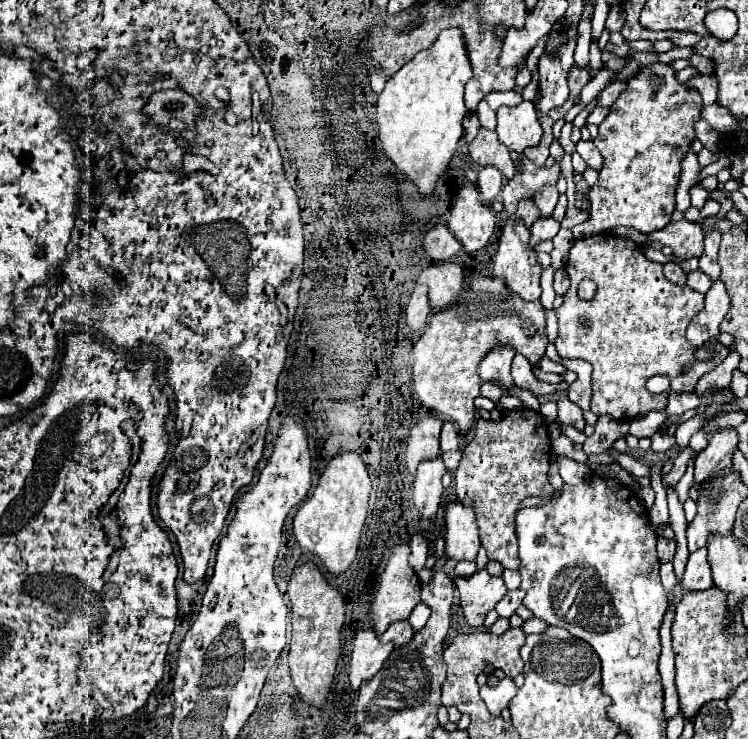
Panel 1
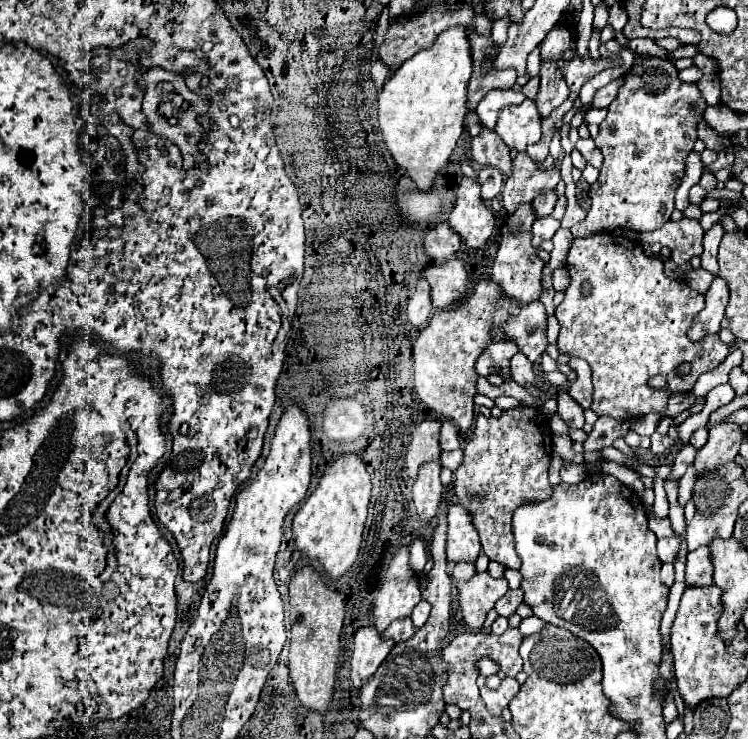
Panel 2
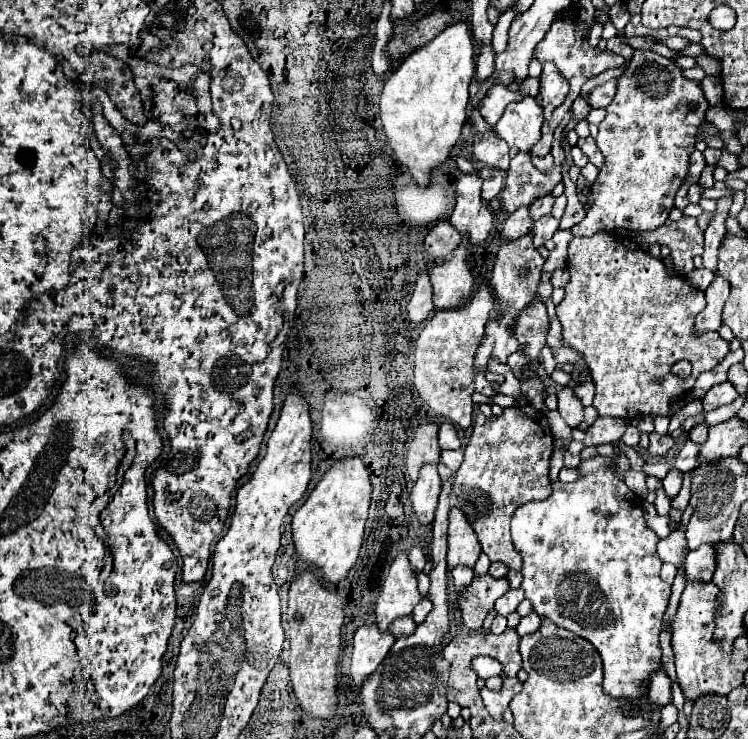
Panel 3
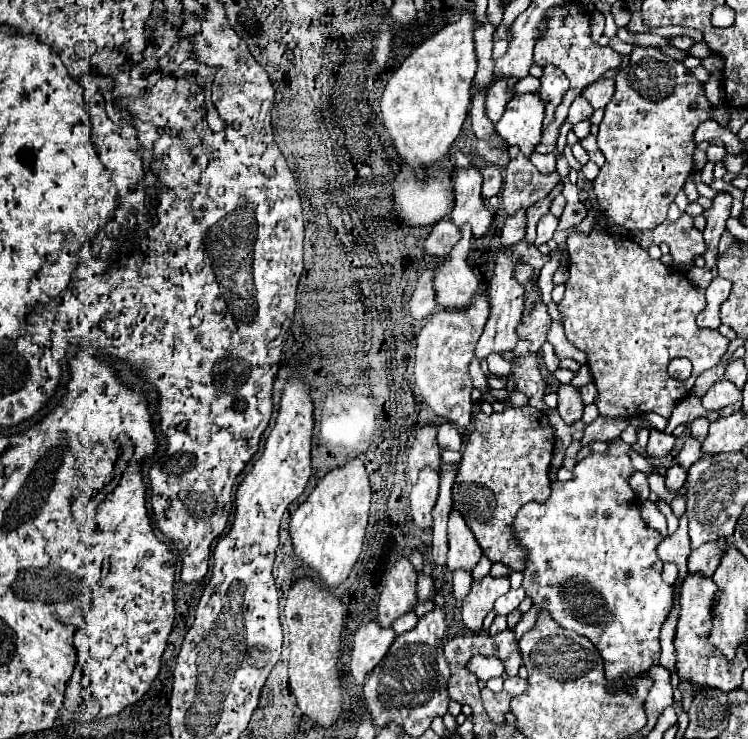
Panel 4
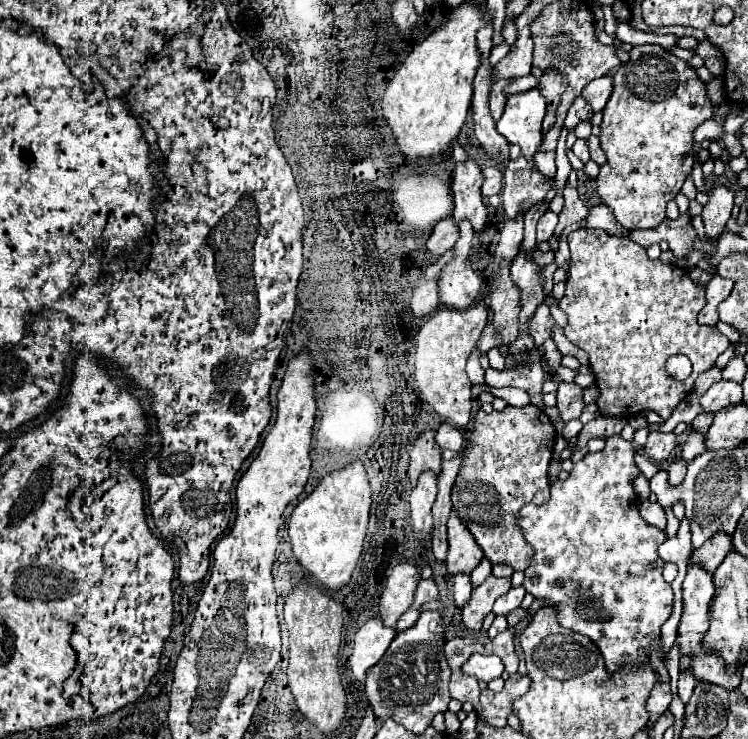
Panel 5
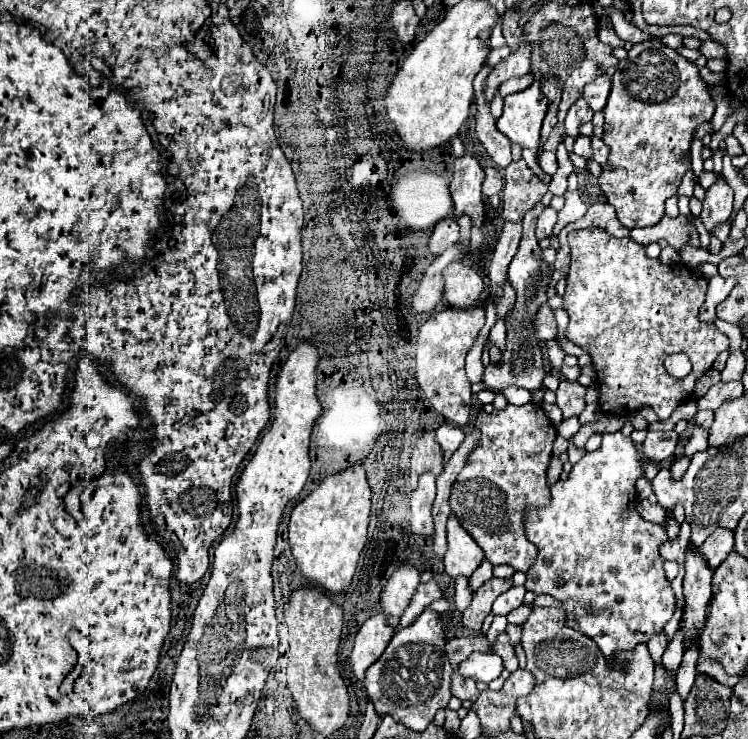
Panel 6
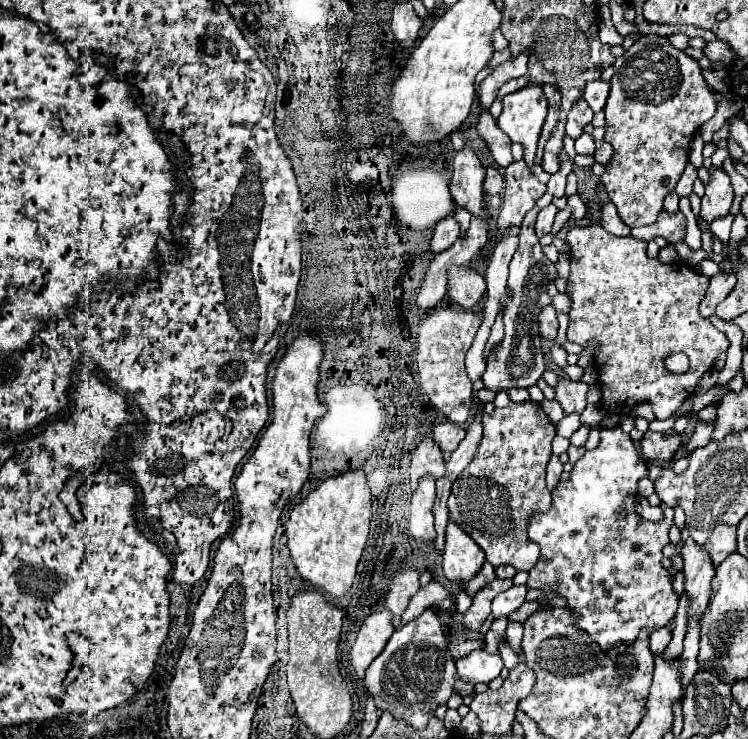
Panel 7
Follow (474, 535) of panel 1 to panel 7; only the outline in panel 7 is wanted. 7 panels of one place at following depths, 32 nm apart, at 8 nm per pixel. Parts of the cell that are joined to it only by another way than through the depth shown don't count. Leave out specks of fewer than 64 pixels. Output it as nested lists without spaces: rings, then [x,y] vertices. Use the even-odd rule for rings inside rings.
[[[448,522],[446,526],[446,550],[442,558],[444,574],[452,582],[470,582],[486,560],[482,548],[456,522]]]

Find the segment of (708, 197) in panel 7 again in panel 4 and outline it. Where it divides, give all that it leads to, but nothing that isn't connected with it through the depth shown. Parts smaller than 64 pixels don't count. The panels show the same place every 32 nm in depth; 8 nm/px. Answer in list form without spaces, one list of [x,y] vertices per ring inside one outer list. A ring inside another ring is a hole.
[[[722,192],[720,196],[716,196],[714,206],[710,210],[706,210],[706,230],[704,230],[704,240],[706,240],[706,252],[704,252],[704,262],[706,268],[714,270],[716,266],[716,258],[718,258],[718,242],[722,238],[722,234],[726,232],[726,220],[730,216],[730,206],[732,206],[732,196]]]

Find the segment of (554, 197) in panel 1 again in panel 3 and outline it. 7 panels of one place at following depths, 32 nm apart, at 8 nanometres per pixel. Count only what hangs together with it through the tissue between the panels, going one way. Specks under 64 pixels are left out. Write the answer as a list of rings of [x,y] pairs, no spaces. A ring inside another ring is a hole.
[[[546,194],[546,196],[538,198],[538,200],[534,200],[534,202],[532,202],[532,206],[530,206],[532,220],[538,220],[538,218],[542,218],[542,216],[548,216],[548,214],[550,214],[550,210],[552,210],[554,200],[556,200],[556,198],[554,198],[552,194]]]

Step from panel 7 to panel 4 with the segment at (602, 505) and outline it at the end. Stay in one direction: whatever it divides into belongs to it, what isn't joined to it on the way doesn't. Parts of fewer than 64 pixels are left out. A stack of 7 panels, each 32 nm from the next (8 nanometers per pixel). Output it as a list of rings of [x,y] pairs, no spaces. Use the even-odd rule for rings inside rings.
[[[620,438],[608,442],[608,446],[610,446],[610,450],[606,454],[592,454],[592,456],[580,460],[576,464],[576,468],[574,468],[574,476],[576,476],[574,480],[570,480],[570,482],[558,482],[558,480],[552,482],[552,494],[550,494],[550,498],[546,502],[528,502],[528,504],[524,504],[518,510],[518,516],[514,518],[514,536],[518,538],[518,544],[528,550],[526,566],[522,570],[522,574],[524,574],[522,588],[526,590],[526,596],[532,598],[534,606],[540,612],[546,610],[548,614],[552,614],[552,618],[554,618],[554,622],[558,622],[558,626],[562,626],[566,630],[574,630],[580,636],[586,636],[598,648],[598,652],[604,658],[604,672],[606,672],[606,682],[608,682],[606,686],[608,686],[608,690],[616,692],[618,690],[616,682],[624,680],[622,688],[626,692],[632,692],[630,680],[634,680],[638,676],[644,676],[654,664],[658,664],[658,658],[660,658],[658,636],[660,636],[660,628],[662,628],[662,624],[664,624],[664,620],[666,620],[666,616],[670,612],[670,606],[672,606],[672,592],[666,594],[666,584],[664,584],[664,580],[660,576],[660,572],[662,572],[662,560],[656,554],[656,546],[662,540],[662,536],[642,520],[638,498],[636,498],[636,494],[632,494],[632,488],[626,482],[628,476],[634,472],[632,464],[630,464],[630,456],[628,456],[630,446],[624,444]]]

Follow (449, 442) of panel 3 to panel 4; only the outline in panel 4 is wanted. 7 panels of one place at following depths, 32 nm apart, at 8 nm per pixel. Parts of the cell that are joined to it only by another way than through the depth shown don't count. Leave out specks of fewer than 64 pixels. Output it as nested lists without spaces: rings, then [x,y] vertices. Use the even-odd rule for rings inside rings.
[[[442,424],[438,428],[438,442],[440,442],[440,448],[444,448],[444,450],[460,450],[462,448],[462,436],[454,424]]]

